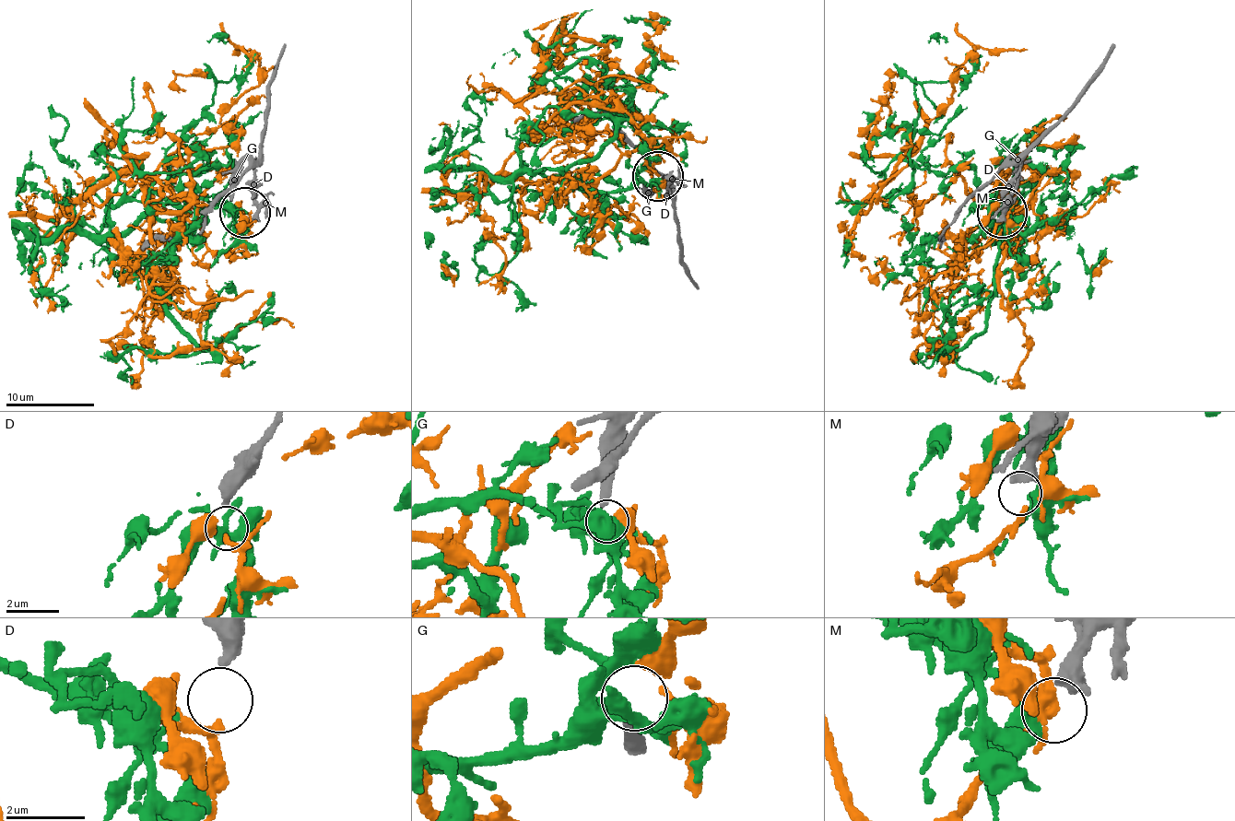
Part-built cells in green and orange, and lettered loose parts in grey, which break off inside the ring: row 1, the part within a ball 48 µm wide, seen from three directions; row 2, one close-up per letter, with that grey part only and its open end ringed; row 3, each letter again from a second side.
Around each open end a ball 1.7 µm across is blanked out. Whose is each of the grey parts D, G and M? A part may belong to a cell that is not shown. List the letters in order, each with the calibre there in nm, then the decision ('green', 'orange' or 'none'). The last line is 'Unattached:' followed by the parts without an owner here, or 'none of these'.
D: calibre 420 nm; none
G: calibre 240 nm; none
M: calibre 500 nm; none
Unattached: D, G, M

